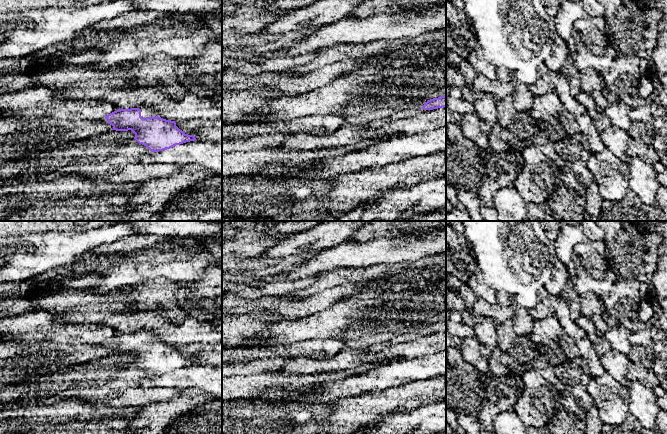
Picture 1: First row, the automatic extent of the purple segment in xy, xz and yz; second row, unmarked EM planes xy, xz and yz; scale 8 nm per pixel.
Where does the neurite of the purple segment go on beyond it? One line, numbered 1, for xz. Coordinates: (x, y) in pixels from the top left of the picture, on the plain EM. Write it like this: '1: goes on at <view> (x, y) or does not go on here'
1: does not go on here

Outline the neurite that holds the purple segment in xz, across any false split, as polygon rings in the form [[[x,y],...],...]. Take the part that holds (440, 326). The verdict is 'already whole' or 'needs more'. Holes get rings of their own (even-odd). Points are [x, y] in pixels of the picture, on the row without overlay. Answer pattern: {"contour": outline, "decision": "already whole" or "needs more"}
{"contour": [[[446,319],[428,324],[422,332],[424,334],[432,334],[444,331],[446,331]]], "decision": "already whole"}

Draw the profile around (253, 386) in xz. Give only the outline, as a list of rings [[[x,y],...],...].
[[[394,360],[369,362],[345,371],[291,375],[280,371],[264,371],[246,376],[233,375],[222,379],[222,402],[236,399],[252,400],[266,396],[276,397],[285,391],[294,391],[311,384],[338,381],[347,375],[365,373],[387,365]]]

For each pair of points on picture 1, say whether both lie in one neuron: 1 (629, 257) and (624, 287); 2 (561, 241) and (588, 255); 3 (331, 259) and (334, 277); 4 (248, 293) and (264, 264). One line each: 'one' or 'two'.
1: two
2: two
3: two
4: two

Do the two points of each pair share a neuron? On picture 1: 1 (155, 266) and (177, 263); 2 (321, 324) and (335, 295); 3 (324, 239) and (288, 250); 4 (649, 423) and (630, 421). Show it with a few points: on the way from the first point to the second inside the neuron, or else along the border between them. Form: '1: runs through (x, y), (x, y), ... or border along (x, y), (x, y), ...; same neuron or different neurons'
1: runs through (160, 263), (172, 263); same neuron
2: border along (350, 293), (330, 306), (308, 315); different neurons
3: runs through (315, 238), (297, 244); same neuron
4: border along (629, 413), (640, 423); different neurons

